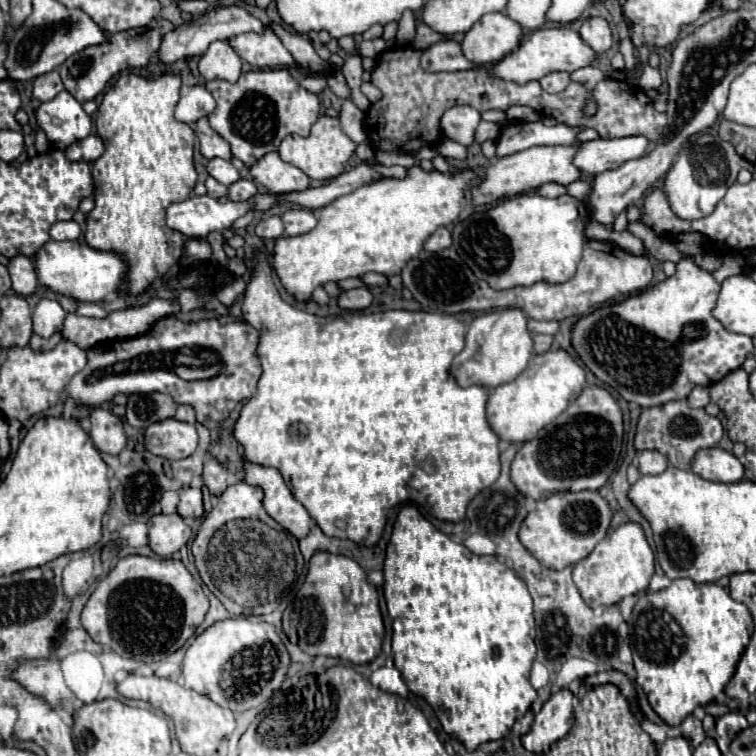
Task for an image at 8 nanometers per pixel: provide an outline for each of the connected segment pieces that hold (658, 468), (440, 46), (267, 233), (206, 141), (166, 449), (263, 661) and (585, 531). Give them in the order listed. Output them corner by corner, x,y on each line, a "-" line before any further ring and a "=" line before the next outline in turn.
641,451
639,453
639,471
643,475
659,475
667,469
667,457
659,451
=
439,41
421,55
421,67
429,73
439,73
473,69
475,65
471,65
471,61
463,57
457,41
=
271,215
265,221
259,221
257,227
255,227
255,233
261,239
277,239
277,237
281,237
283,235
283,221
281,221
281,217
=
199,119
197,121
197,137
199,137
199,149
201,149
201,155
207,157
207,159
215,159
215,157
221,157
221,159
231,159
231,149
229,149
229,143
217,135
209,121
207,119
=
177,419
157,421
145,431
147,451
167,457
167,459
185,459
199,445
199,437
193,425
181,423
=
237,615
207,627
189,645
183,659
183,681
187,689
207,695
217,705
245,711
267,703
281,687
289,667
289,651
271,623
=
579,491
579,493
553,493
547,499
537,501
535,509
525,517
519,541
537,557
545,567
563,569
585,559
591,549
607,535
613,513
609,503
601,497
599,491

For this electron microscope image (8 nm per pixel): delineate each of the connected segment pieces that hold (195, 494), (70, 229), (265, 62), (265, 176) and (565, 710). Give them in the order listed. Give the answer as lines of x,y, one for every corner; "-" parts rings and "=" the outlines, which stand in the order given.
183,487
179,489
179,505
177,513
181,517
203,517
203,495
199,487
=
61,221
51,227
49,235
53,241
75,241
81,235
81,227
75,221
=
265,27
263,33
235,35
229,41
239,57
253,67
295,67
297,71
305,73
271,27
=
277,151
267,153
259,161
255,161
249,173
257,185
263,185
269,193
277,195
303,191
311,183
311,179
301,169
291,163
285,163
=
559,689
543,705
541,713
535,715
535,723
527,735
521,737
521,743
527,751
543,755
549,751
549,745
565,737
573,723
573,695
567,689

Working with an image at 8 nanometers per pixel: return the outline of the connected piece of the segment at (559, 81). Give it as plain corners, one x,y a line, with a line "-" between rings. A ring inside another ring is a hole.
555,71
555,73
549,73
547,77
543,77
539,83
541,87
547,91
547,93
559,93
563,91
567,85
569,85
569,73
565,71

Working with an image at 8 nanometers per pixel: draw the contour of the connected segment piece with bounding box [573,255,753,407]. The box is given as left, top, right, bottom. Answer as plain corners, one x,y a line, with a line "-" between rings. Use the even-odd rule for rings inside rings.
685,255
677,263
673,277
667,277
663,283
643,291
641,295
629,297
617,305
599,307
591,315
579,319
573,327
573,347
581,355
585,367
627,401
635,401
641,407
655,407
673,399
685,399
693,387
713,385
731,371
739,369
753,351
751,337
723,331
721,321
711,315
719,289
721,283
711,273
699,269
691,255

